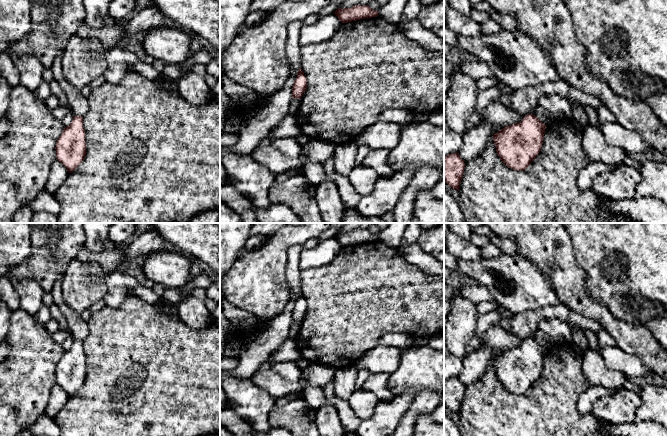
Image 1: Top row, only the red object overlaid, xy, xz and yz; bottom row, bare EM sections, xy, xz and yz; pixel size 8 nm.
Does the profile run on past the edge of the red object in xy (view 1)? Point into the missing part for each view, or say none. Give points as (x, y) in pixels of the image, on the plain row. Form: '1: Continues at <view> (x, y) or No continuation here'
1: No continuation here

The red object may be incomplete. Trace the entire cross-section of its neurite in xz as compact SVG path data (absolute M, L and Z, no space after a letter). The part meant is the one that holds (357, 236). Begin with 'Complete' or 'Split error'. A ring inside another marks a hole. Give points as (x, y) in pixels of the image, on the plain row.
Complete. M356 229L351 232L338 232L334 238L342 247L348 247L360 243L377 241L378 235L374 235L368 229Z

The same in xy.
Complete. M74 340L71 348L64 352L56 367L56 381L69 397L82 387L86 379L83 341Z

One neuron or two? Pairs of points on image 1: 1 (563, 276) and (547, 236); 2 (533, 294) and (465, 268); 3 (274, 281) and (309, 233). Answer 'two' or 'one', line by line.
1: one
2: one
3: one

